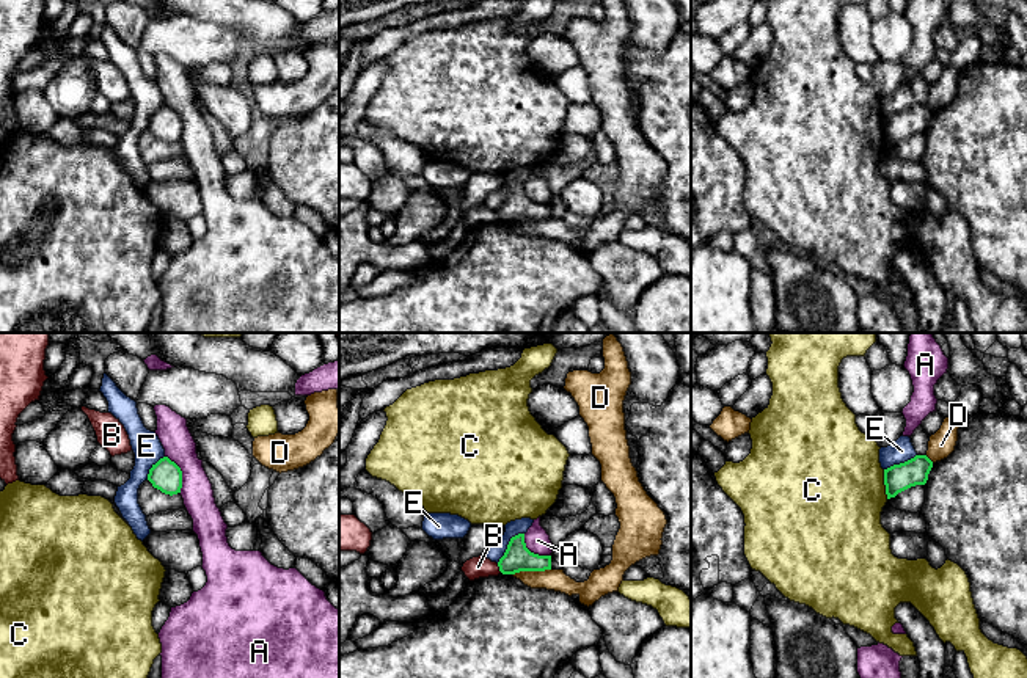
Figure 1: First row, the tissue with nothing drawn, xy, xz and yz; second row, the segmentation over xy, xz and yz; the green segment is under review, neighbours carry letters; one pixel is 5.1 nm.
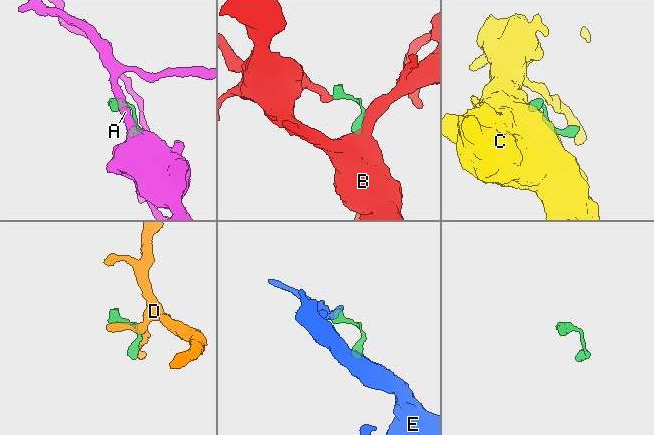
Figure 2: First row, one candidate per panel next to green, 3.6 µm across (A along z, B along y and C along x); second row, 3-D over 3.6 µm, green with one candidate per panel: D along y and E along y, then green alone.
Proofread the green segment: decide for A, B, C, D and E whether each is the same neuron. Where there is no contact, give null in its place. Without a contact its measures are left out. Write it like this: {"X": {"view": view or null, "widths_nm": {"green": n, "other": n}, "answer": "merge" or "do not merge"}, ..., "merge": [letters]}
{"A": {"view": "xy", "widths_nm": {"green": 160, "other": 160}, "answer": "do not merge"}, "B": {"view": "xz", "widths_nm": {"green": 140, "other": 110}, "answer": "do not merge"}, "C": {"view": "yz", "widths_nm": {"green": 140, "other": 500}, "answer": "do not merge"}, "D": {"view": "xz", "widths_nm": {"green": 140, "other": 110}, "answer": "do not merge"}, "E": {"view": "xz", "widths_nm": {"green": 140, "other": 90}, "answer": "do not merge"}, "merge": []}

